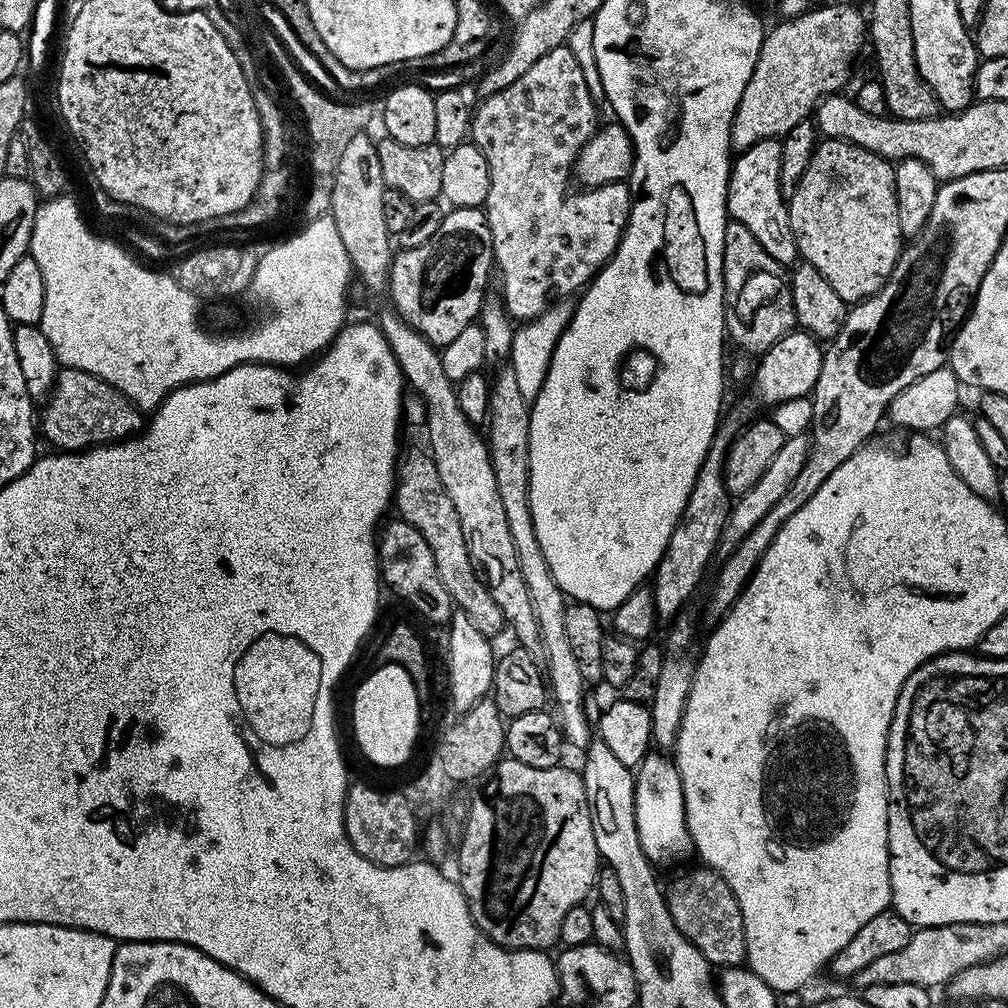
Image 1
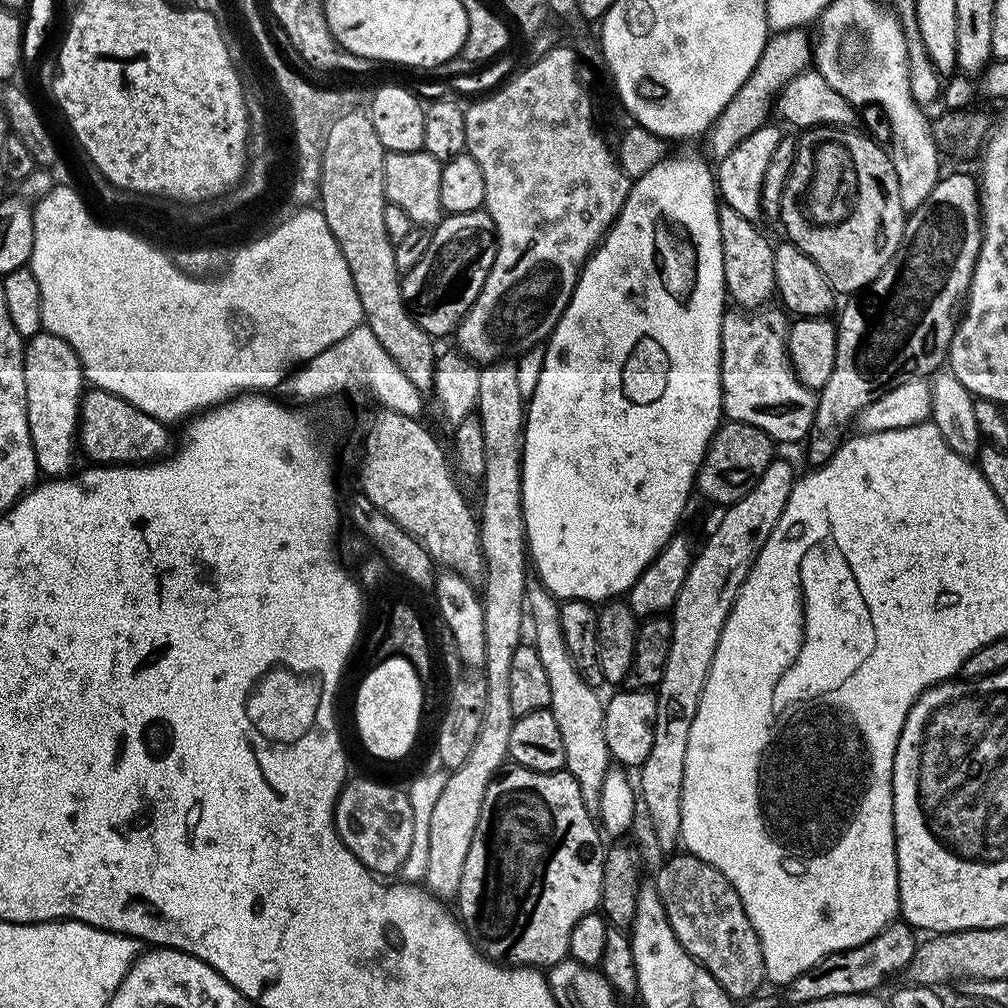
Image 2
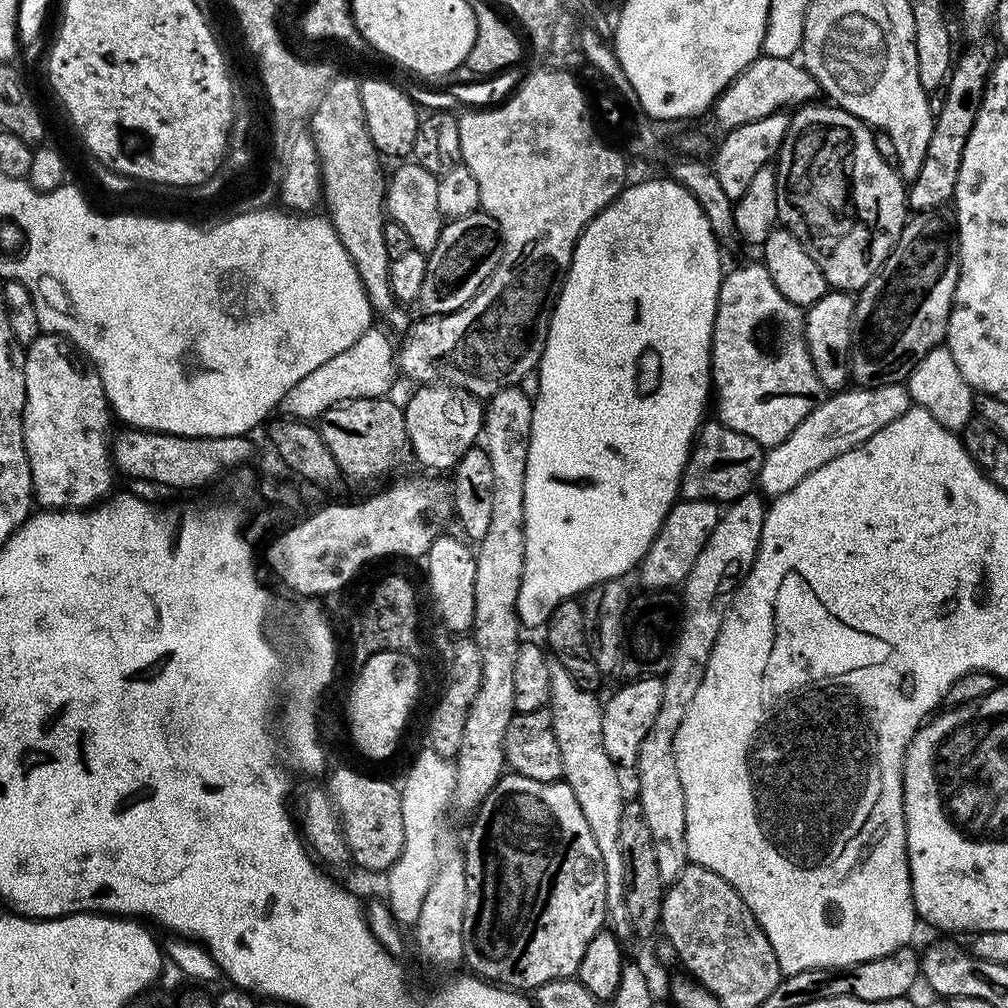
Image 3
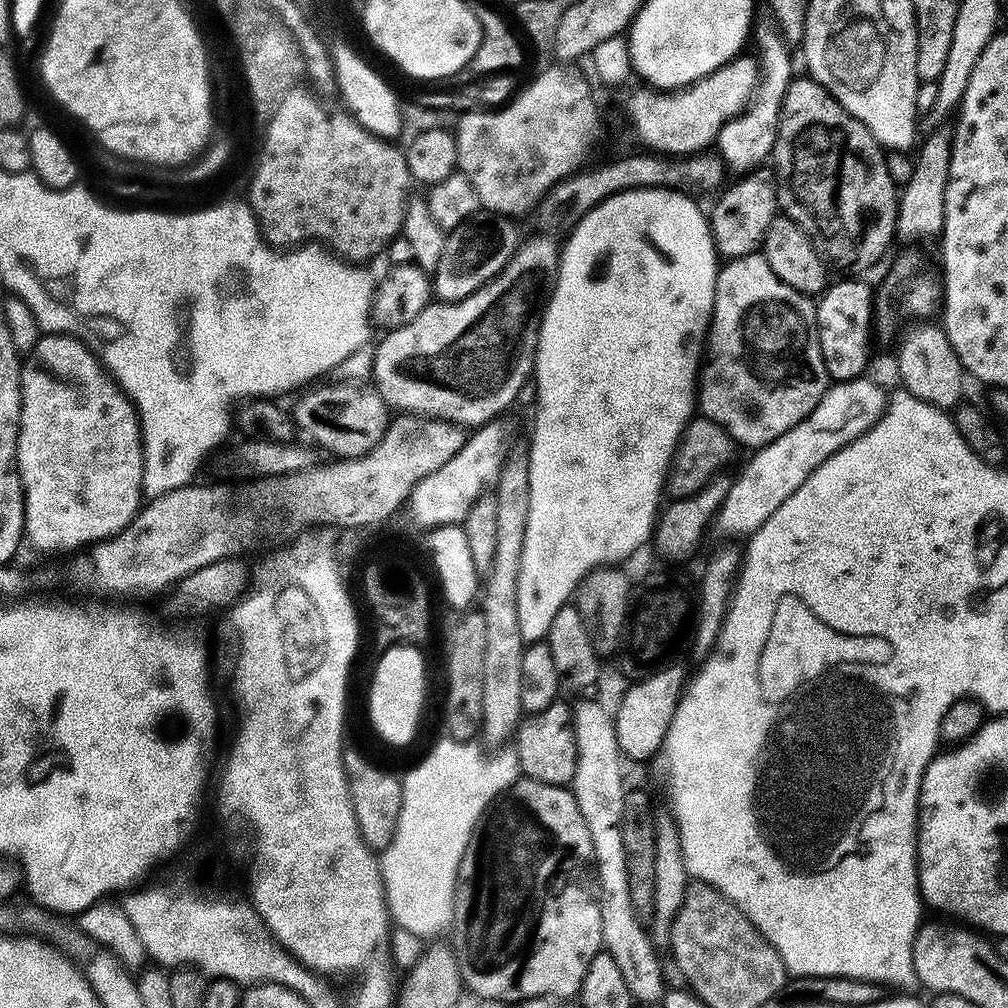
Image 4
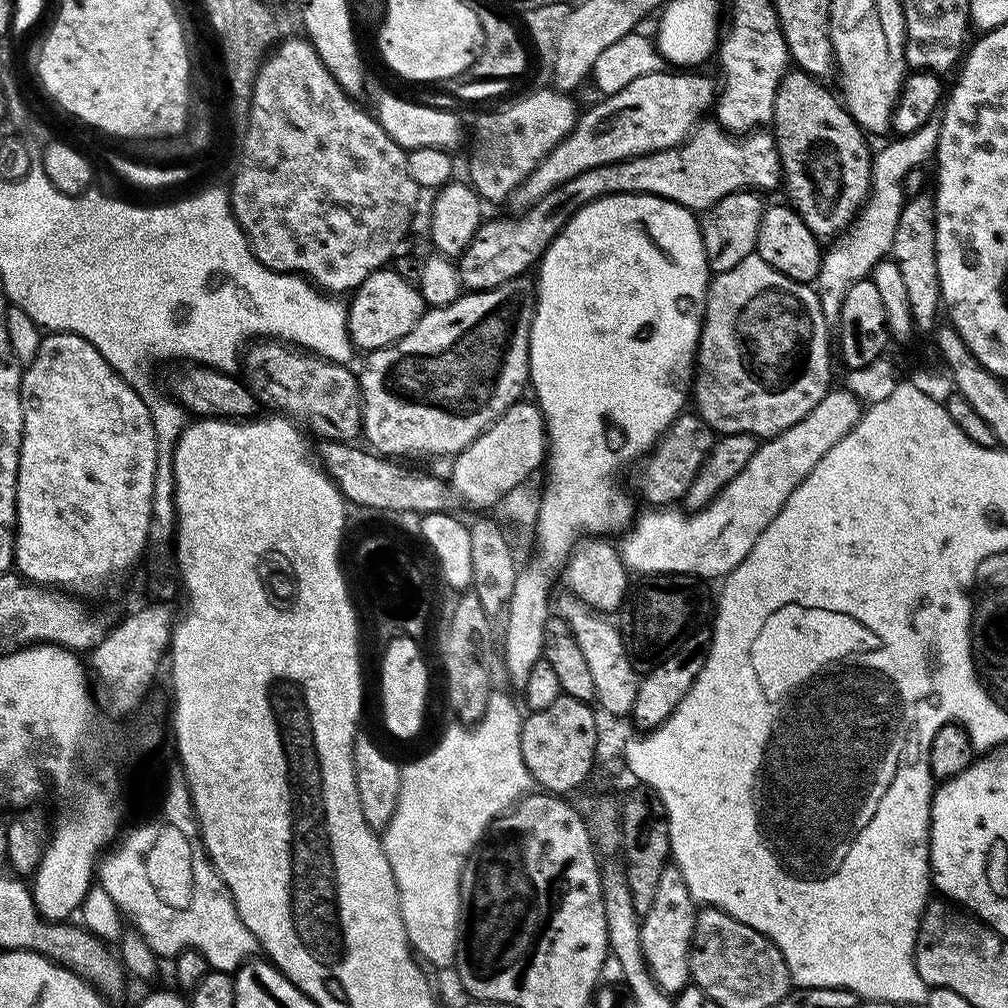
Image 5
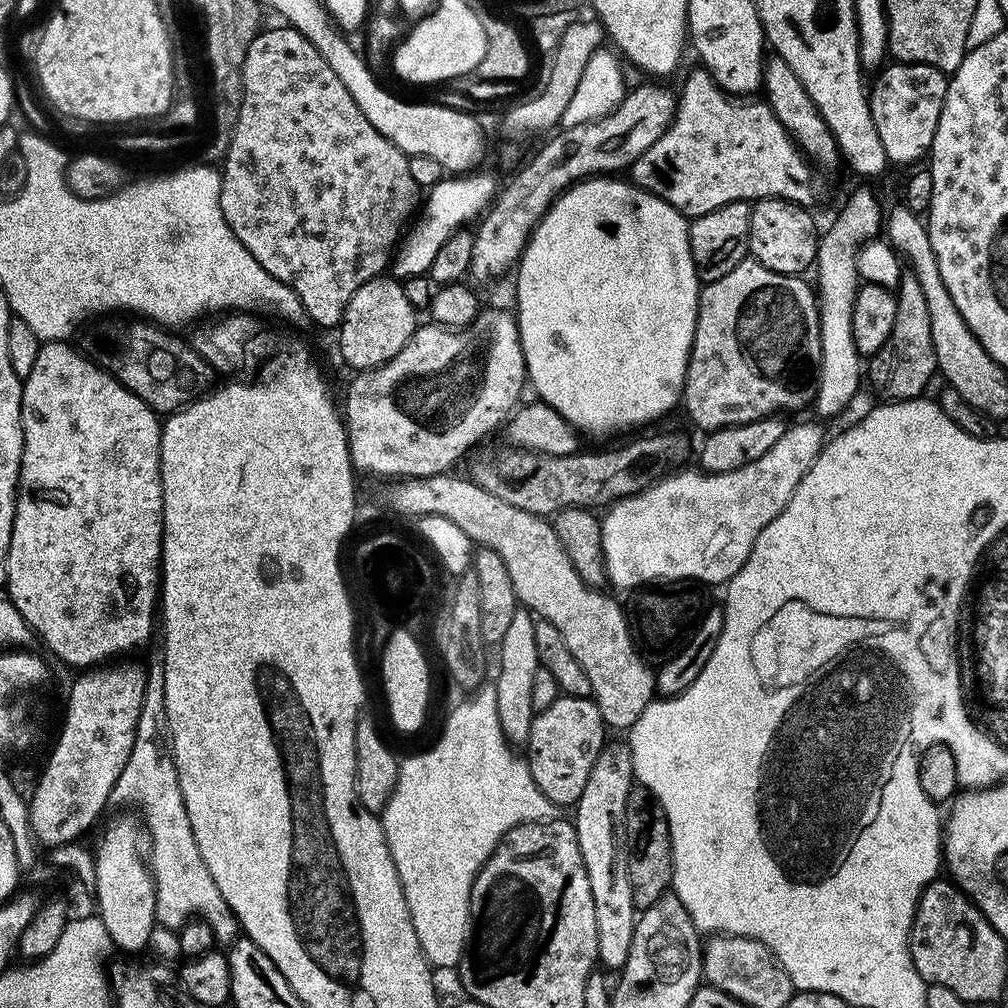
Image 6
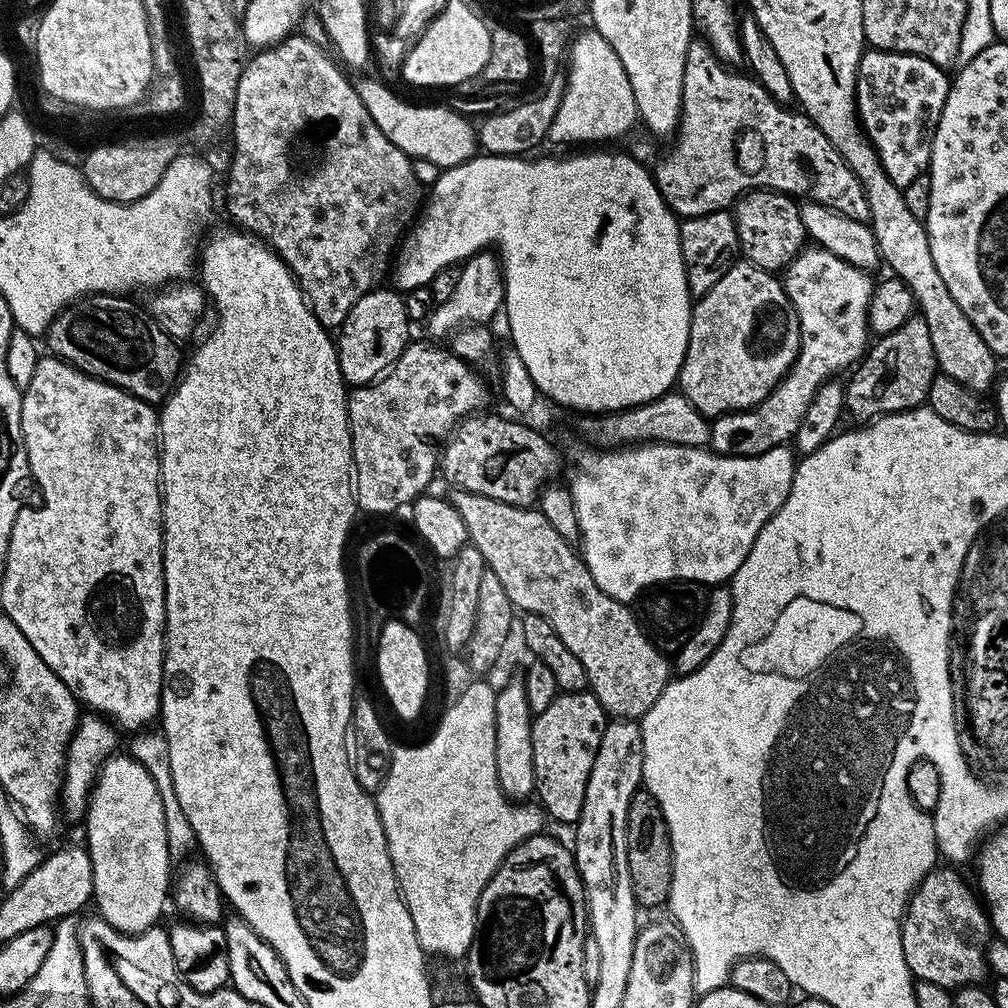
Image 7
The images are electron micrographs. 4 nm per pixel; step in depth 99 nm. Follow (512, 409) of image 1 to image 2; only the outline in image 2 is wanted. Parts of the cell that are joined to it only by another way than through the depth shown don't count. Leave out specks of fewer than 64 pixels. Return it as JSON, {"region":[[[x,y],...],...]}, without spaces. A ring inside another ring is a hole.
{"region":[[[530,578],[526,582],[524,587],[524,602],[526,605],[526,616],[530,621],[530,640],[531,643],[535,644],[538,650],[538,658],[542,658],[542,667],[546,670],[546,678],[550,682],[550,702],[552,703],[550,711],[554,714],[554,722],[558,722],[558,730],[562,733],[562,746],[566,746],[566,762],[564,768],[570,775],[578,782],[578,790],[582,790],[582,798],[586,802],[586,806],[590,810],[599,809],[600,806],[600,795],[602,794],[602,782],[606,778],[606,774],[610,770],[610,757],[608,754],[608,747],[606,746],[606,734],[604,733],[604,705],[605,701],[600,700],[601,693],[597,689],[592,688],[586,682],[582,682],[582,674],[578,674],[578,666],[574,666],[574,662],[570,658],[570,650],[566,650],[566,638],[562,638],[562,622],[560,621],[560,604],[558,603],[555,596],[551,592],[546,590],[546,586],[540,583],[539,579]]]}

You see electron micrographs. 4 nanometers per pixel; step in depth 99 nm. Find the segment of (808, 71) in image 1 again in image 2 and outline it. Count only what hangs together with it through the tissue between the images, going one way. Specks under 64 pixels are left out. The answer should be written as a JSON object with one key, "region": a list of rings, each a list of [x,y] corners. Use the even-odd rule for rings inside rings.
{"region":[[[795,28],[789,32],[775,33],[762,50],[762,58],[758,58],[758,66],[754,66],[750,78],[742,82],[738,94],[734,94],[734,98],[726,102],[726,110],[718,114],[718,118],[708,129],[706,141],[708,140],[709,154],[707,155],[716,162],[726,158],[726,154],[730,154],[730,150],[734,150],[734,146],[738,146],[742,138],[750,138],[754,130],[769,123],[770,101],[788,85],[788,81],[805,71],[813,60],[814,48],[810,43],[809,33],[805,29]]]}

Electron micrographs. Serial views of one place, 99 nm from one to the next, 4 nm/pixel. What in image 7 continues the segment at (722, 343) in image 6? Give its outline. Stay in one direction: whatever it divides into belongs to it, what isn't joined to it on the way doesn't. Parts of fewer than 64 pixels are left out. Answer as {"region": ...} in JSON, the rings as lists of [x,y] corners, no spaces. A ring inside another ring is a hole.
{"region":[[[740,258],[733,264],[726,274],[722,274],[722,279],[710,290],[710,294],[699,297],[692,305],[692,321],[690,322],[690,338],[686,346],[684,361],[680,367],[680,379],[678,381],[679,391],[684,393],[690,402],[701,412],[703,416],[715,418],[724,416],[727,412],[745,412],[748,408],[754,408],[761,404],[768,395],[778,386],[778,382],[784,379],[792,371],[792,365],[796,363],[796,356],[800,353],[800,327],[798,326],[798,314],[790,302],[790,298],[784,292],[783,283],[773,273],[762,270],[754,266],[749,260]]]}

